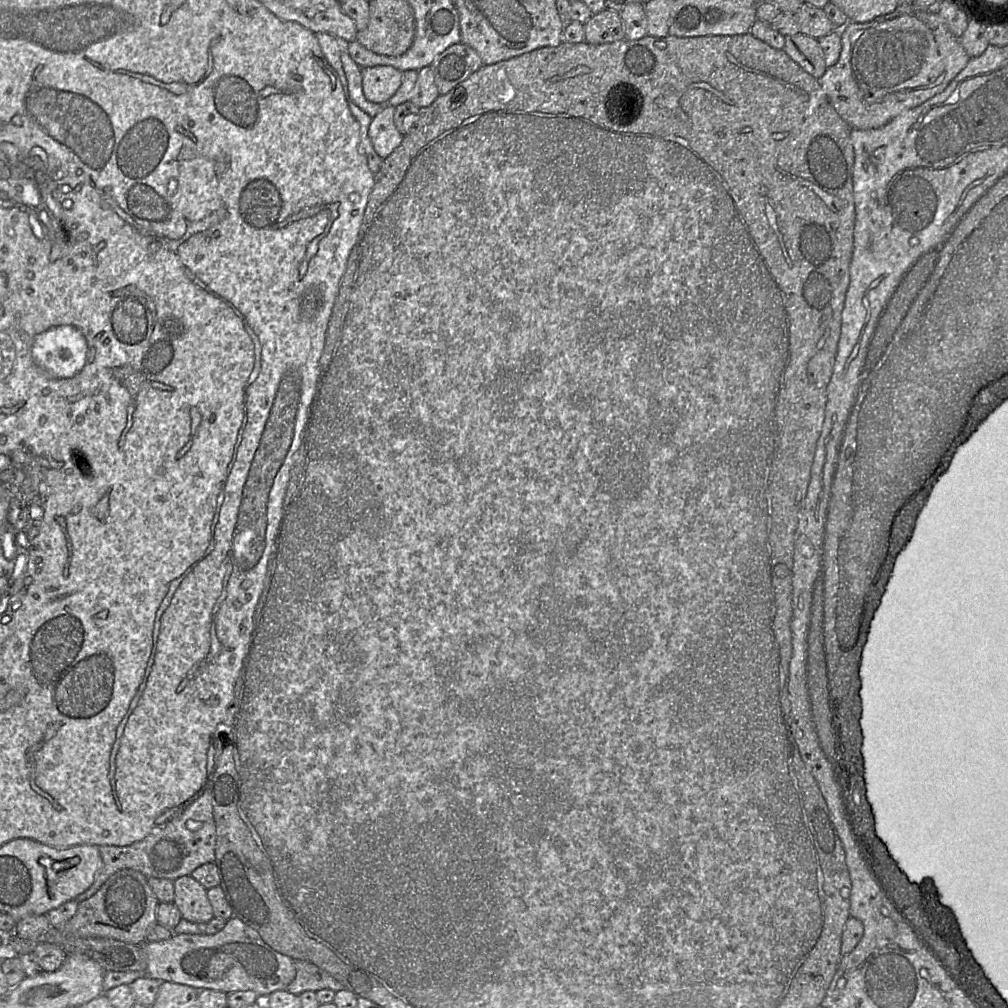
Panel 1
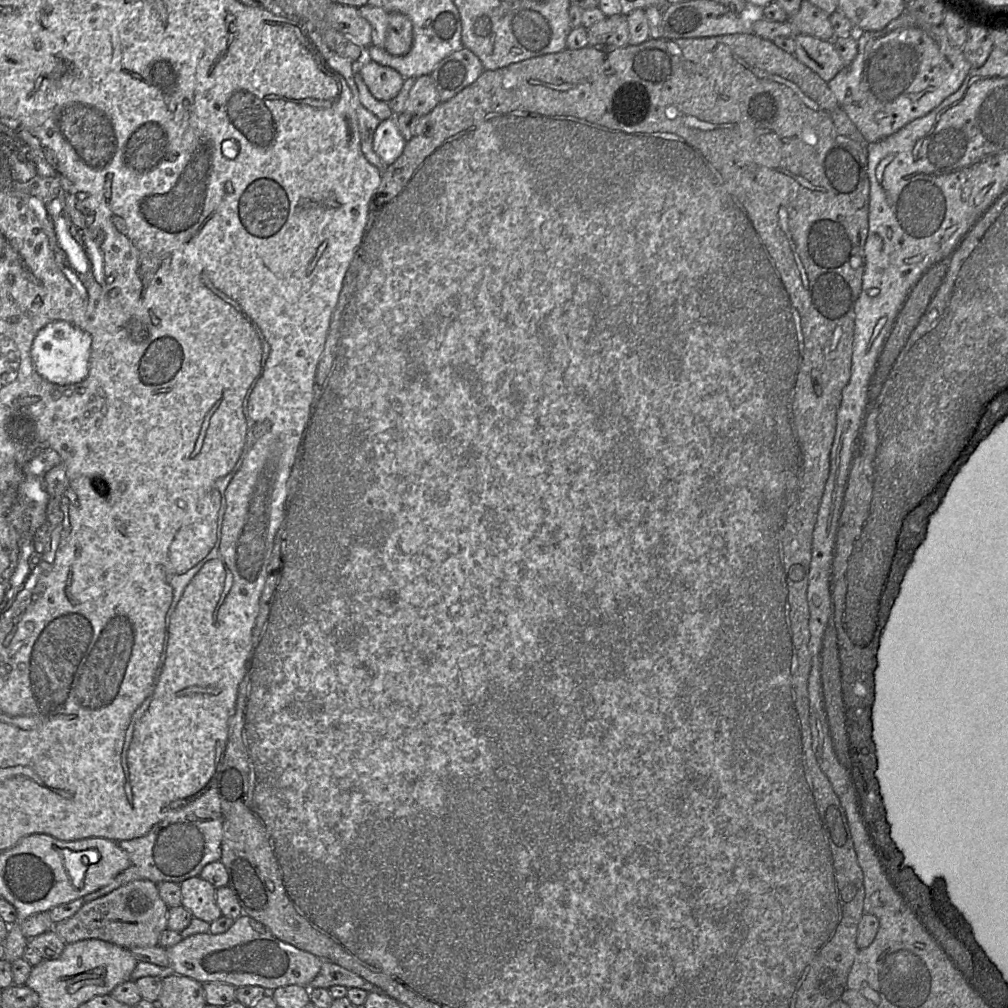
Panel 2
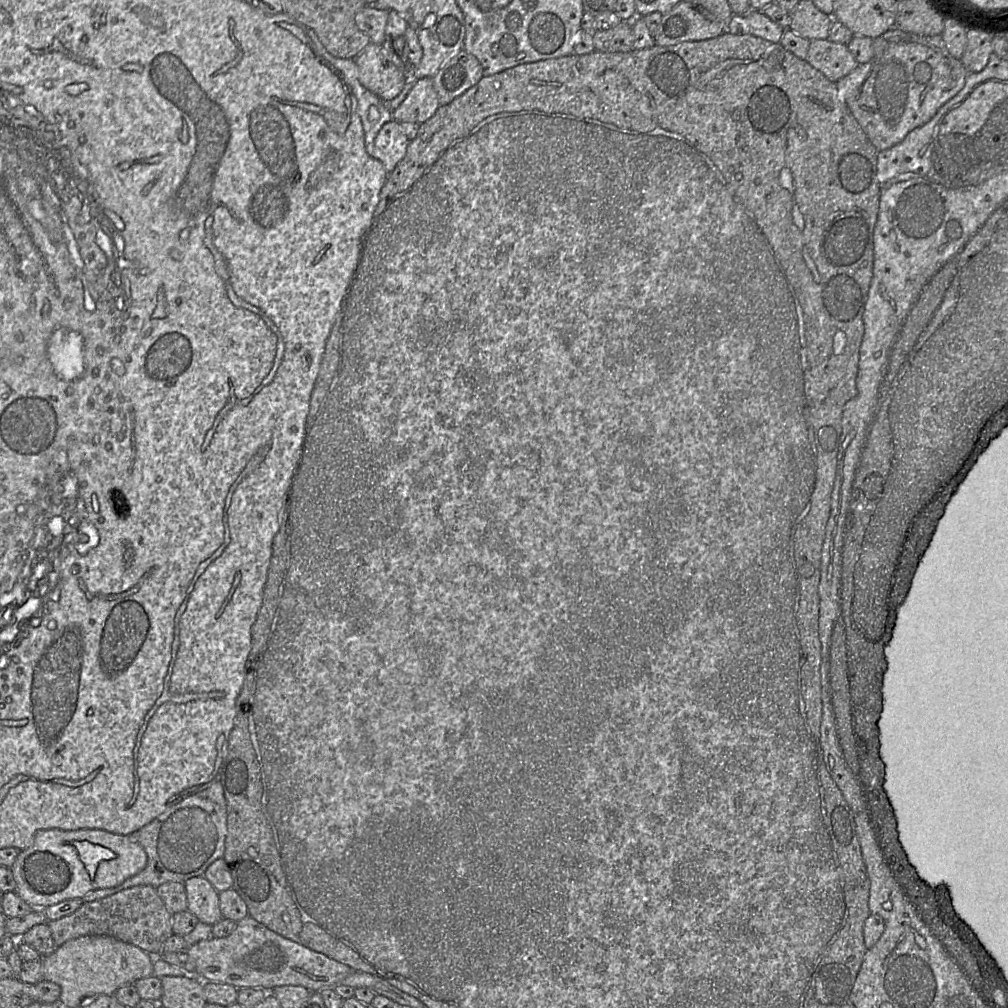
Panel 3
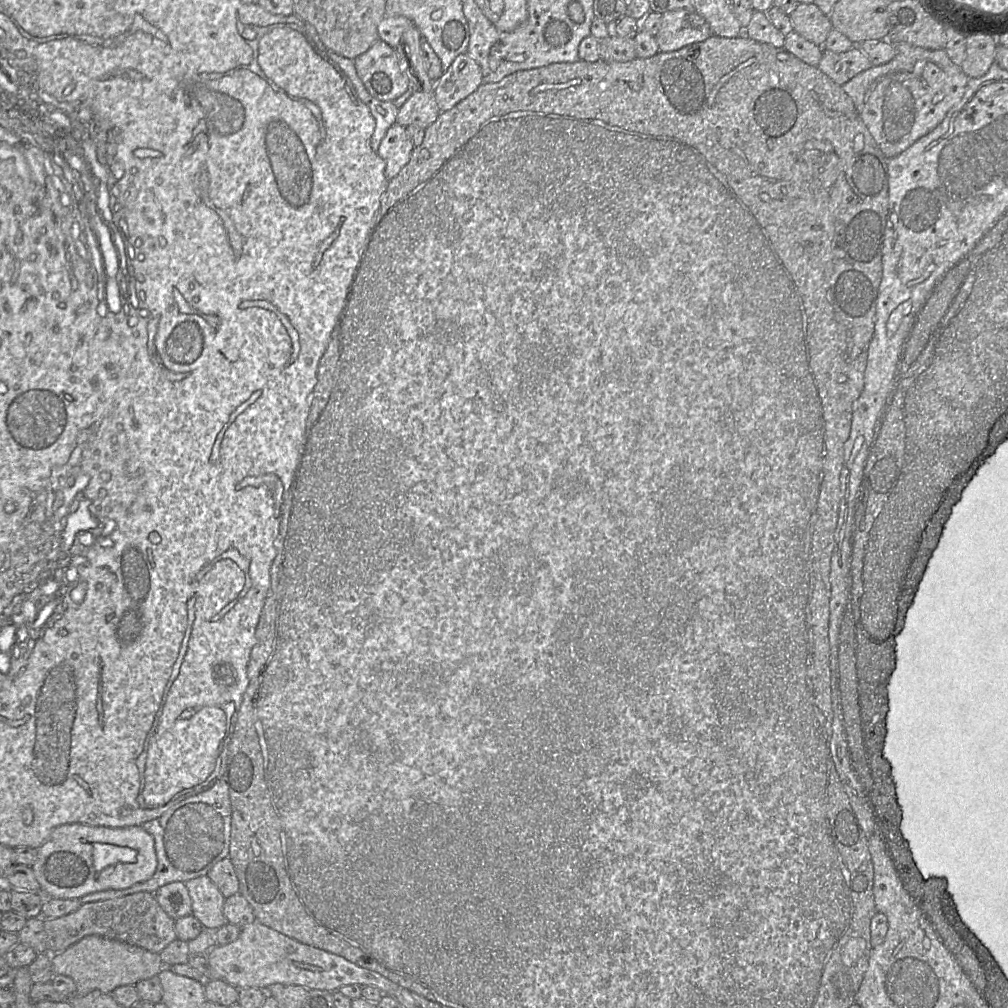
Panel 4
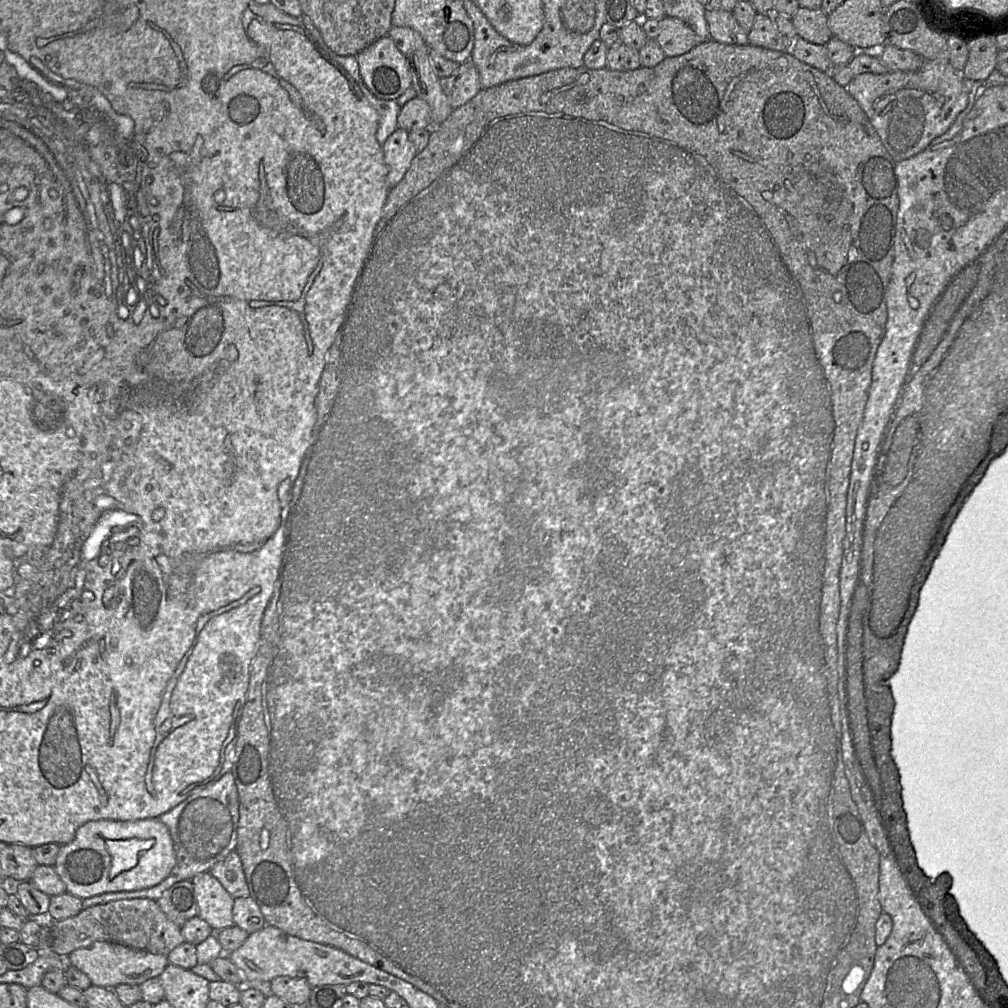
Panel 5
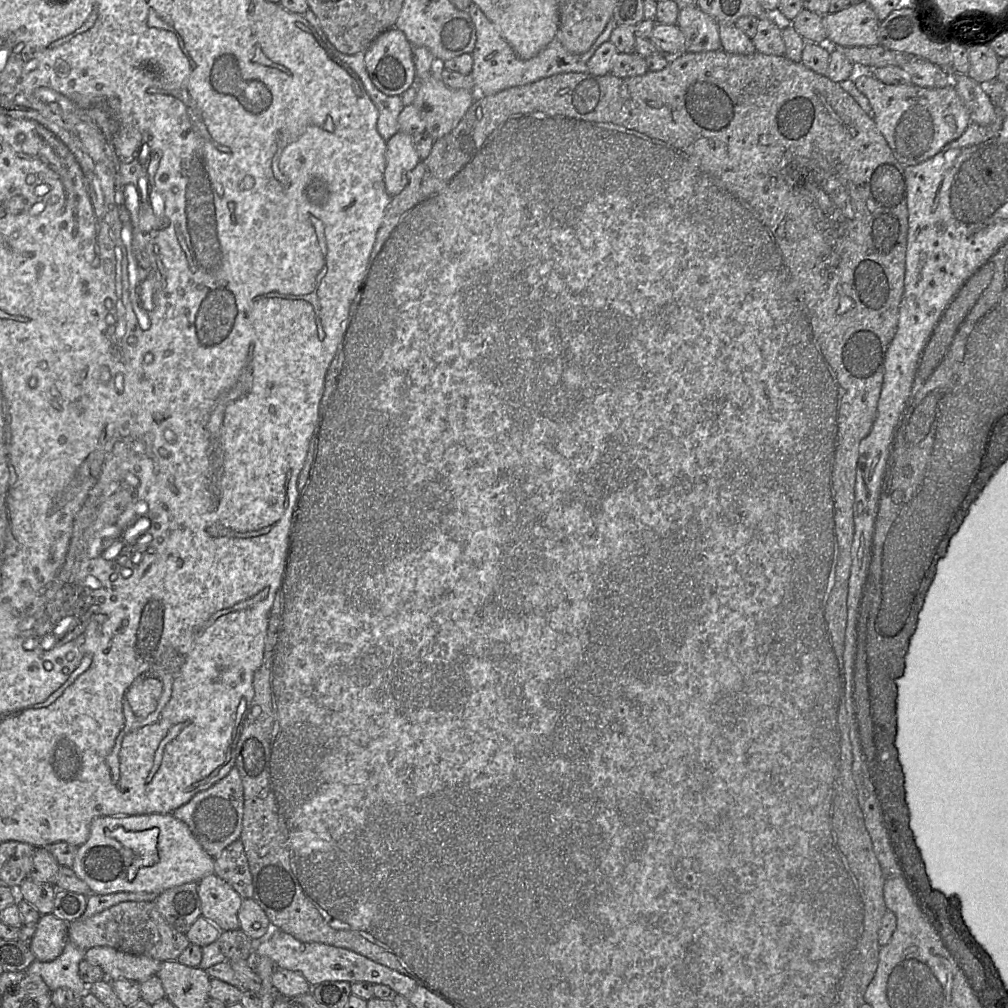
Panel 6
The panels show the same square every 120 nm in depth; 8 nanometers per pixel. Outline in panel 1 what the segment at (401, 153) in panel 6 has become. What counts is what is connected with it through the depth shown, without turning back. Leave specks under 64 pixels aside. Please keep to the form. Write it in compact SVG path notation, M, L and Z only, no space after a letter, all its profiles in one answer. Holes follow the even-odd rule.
M385 104L383 109L372 118L369 137L376 153L387 158L402 142L403 135L394 124L395 107Z

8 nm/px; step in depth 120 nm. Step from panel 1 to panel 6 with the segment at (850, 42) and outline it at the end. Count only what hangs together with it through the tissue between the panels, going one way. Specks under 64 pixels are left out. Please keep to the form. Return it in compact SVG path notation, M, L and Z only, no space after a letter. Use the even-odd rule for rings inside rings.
M857 71L854 83L868 99L872 119L894 157L904 166L916 165L932 158L958 139L971 123L968 110L954 85L944 88L924 88L915 84L891 85L879 81L866 71Z

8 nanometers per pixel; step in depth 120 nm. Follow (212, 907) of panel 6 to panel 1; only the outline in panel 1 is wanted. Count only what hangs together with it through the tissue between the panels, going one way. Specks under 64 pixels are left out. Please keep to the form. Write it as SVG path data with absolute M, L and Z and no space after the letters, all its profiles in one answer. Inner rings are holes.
M191 875L181 876L173 883L173 903L182 918L196 924L207 924L214 917L207 889Z

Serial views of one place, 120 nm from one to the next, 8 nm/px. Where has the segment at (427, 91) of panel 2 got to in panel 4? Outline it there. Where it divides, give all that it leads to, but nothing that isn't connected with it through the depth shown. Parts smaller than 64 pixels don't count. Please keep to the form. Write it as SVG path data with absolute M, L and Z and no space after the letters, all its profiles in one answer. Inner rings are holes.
M415 91L399 108L396 122L404 127L415 125L427 128L439 113L433 92Z

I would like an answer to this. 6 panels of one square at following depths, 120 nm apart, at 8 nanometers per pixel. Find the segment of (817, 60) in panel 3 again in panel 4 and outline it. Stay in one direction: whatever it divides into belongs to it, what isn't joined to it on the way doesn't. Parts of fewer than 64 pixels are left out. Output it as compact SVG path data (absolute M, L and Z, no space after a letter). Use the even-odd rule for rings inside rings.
M853 46L842 53L823 49L817 67L831 80L842 86L857 74L871 68L872 64L860 47Z

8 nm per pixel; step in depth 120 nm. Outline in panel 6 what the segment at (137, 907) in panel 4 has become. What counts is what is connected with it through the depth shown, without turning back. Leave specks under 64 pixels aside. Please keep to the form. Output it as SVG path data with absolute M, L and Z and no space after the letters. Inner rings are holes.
M126 901L107 908L89 918L78 918L68 924L68 941L88 950L108 946L157 961L177 960L190 944L184 933L170 926L159 913L155 902Z

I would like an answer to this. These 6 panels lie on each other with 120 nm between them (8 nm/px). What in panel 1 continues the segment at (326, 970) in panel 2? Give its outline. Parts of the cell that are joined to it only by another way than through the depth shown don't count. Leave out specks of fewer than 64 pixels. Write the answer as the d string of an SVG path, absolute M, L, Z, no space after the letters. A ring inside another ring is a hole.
M294 960L294 967L295 978L286 988L292 994L299 995L304 991L316 992L321 989L330 989L334 992L346 989L327 972L310 962Z

